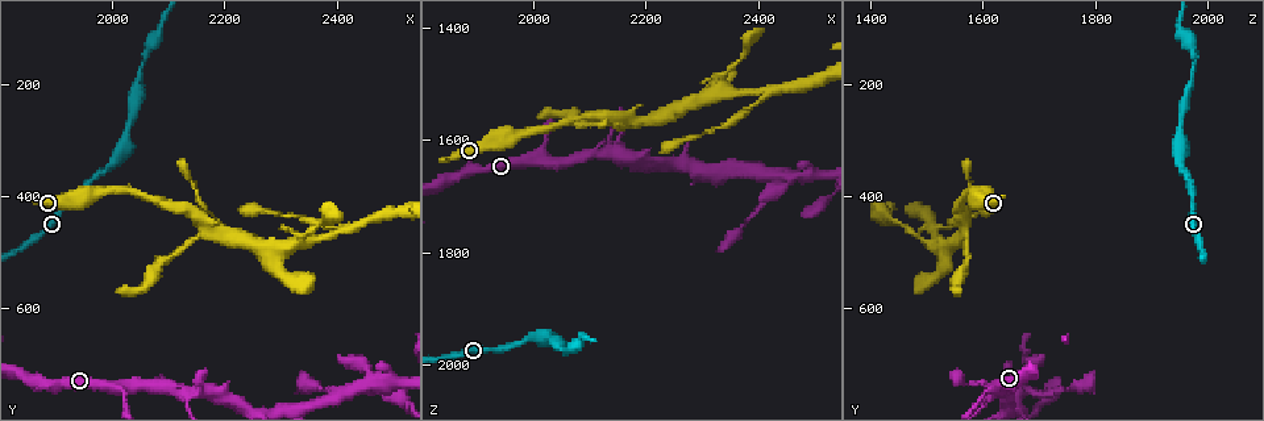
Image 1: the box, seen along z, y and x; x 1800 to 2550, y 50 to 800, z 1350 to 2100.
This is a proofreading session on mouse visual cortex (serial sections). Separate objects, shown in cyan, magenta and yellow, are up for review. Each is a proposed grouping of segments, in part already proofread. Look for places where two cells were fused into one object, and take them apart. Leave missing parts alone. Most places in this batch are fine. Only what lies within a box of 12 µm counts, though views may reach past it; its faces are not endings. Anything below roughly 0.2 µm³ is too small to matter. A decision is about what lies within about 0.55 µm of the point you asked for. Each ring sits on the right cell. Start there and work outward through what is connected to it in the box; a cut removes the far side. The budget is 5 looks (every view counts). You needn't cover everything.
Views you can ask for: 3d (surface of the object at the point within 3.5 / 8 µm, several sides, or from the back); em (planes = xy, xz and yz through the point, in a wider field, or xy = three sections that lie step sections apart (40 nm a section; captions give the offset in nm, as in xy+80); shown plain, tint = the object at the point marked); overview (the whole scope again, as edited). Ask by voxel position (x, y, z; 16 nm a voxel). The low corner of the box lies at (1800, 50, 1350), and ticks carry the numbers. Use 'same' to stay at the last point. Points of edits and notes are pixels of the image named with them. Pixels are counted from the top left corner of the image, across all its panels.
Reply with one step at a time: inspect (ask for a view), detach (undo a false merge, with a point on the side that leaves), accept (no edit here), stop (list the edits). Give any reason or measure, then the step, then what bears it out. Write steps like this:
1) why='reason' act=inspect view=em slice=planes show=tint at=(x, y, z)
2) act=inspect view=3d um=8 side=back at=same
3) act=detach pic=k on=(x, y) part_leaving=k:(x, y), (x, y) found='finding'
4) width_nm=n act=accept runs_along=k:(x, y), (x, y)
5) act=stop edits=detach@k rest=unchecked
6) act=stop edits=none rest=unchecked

why='a fork' act=inspect view=em slice=xy step=3 show=tint at=(2020, 745, 1630)

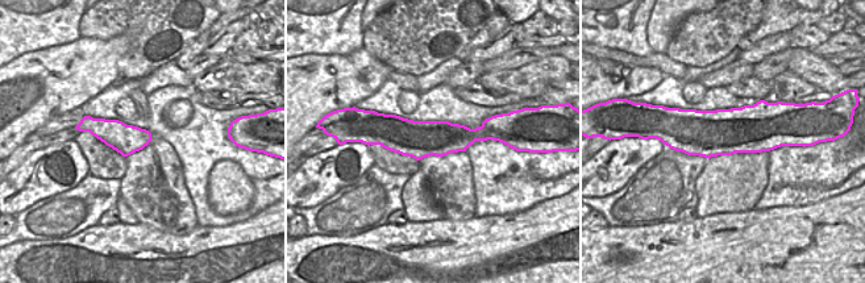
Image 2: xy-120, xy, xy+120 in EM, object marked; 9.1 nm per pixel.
why='wider look' act=inspect view=3d um=3.5 at=same

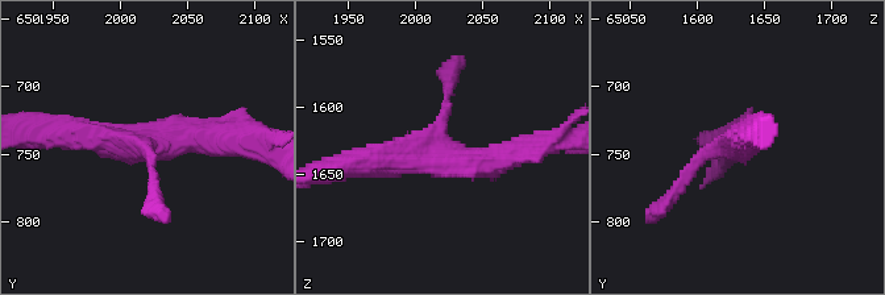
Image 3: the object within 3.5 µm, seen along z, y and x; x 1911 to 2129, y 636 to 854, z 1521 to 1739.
arms=3 arm_widths_nm=150,300,350 act=accept runs_along=3:(349, 166), (515, 152) found='one cell here'

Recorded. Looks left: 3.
why='three arms meet' act=inspect view=3d um=3.5 at=(2135, 750, 1620)

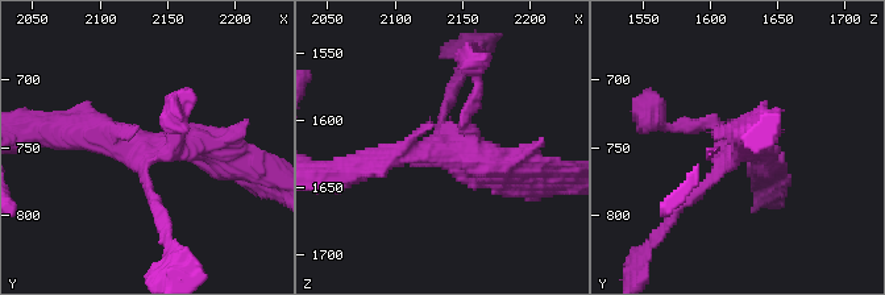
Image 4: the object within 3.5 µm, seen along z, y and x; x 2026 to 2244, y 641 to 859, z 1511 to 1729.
why='now the EM' act=inspect view=em slice=xy step=5 show=tint at=(2132, 746, 1624)

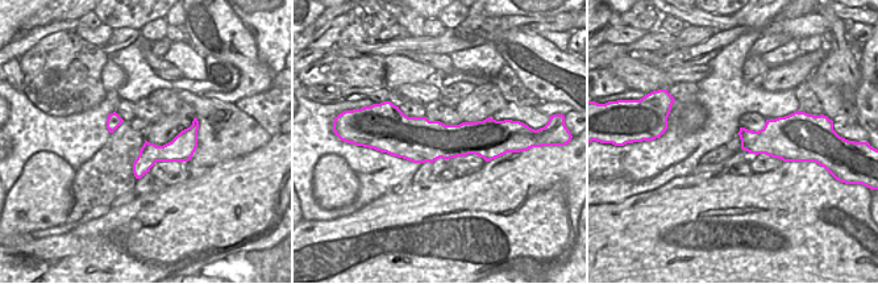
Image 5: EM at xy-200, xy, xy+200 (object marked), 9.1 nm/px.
act=accept runs_along=4:(57, 128), (223, 160) found='continuous, no second cell'

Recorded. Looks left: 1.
act=stop edits=none rest=unchecked

